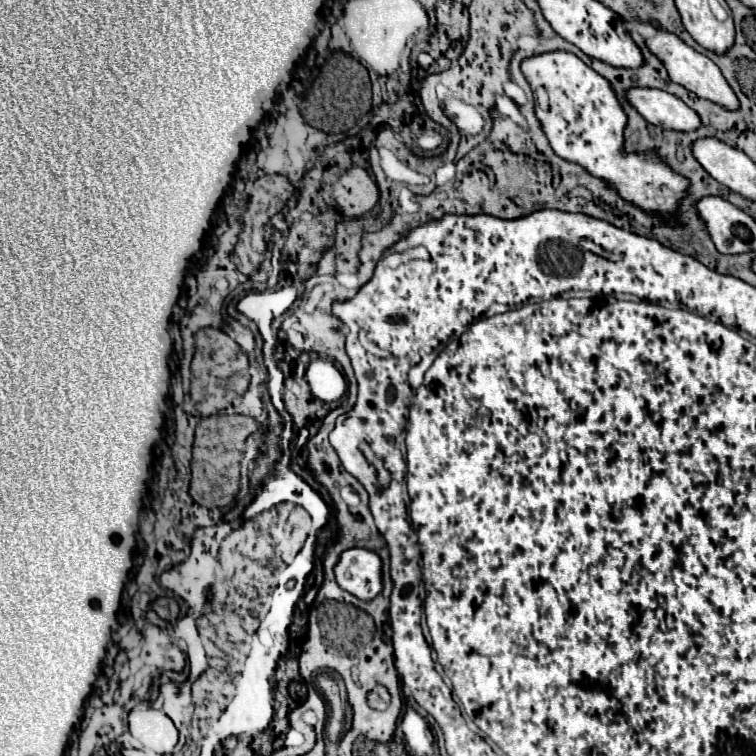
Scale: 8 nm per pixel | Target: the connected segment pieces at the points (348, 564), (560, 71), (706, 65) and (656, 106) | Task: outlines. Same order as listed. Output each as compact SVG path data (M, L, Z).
M346 549L334 567L334 575L344 591L370 601L382 591L380 569L382 561L374 551Z
M548 51L526 57L520 69L534 93L534 111L540 127L558 157L580 163L594 177L606 179L624 199L642 209L664 213L676 209L676 203L686 195L688 181L662 163L656 153L620 153L624 145L622 131L626 127L626 113L604 77L568 51Z
M652 21L652 25L654 25L654 29L656 29L656 35L646 39L646 47L662 61L664 69L666 69L668 75L670 75L670 81L674 81L674 83L686 87L688 91L696 93L696 95L702 97L702 99L710 99L710 101L714 101L714 103L720 103L720 105L724 105L726 109L736 109L736 107L738 107L736 95L732 93L730 85L728 85L726 79L722 77L722 73L720 73L720 69L718 69L718 65L716 65L714 61L710 61L706 55L694 51L694 49L692 49L690 45L686 45L678 35L668 33L668 31L666 31L664 27L660 27L658 23Z
M630 87L626 89L626 99L652 125L678 131L692 131L700 125L700 117L682 99L668 91Z

